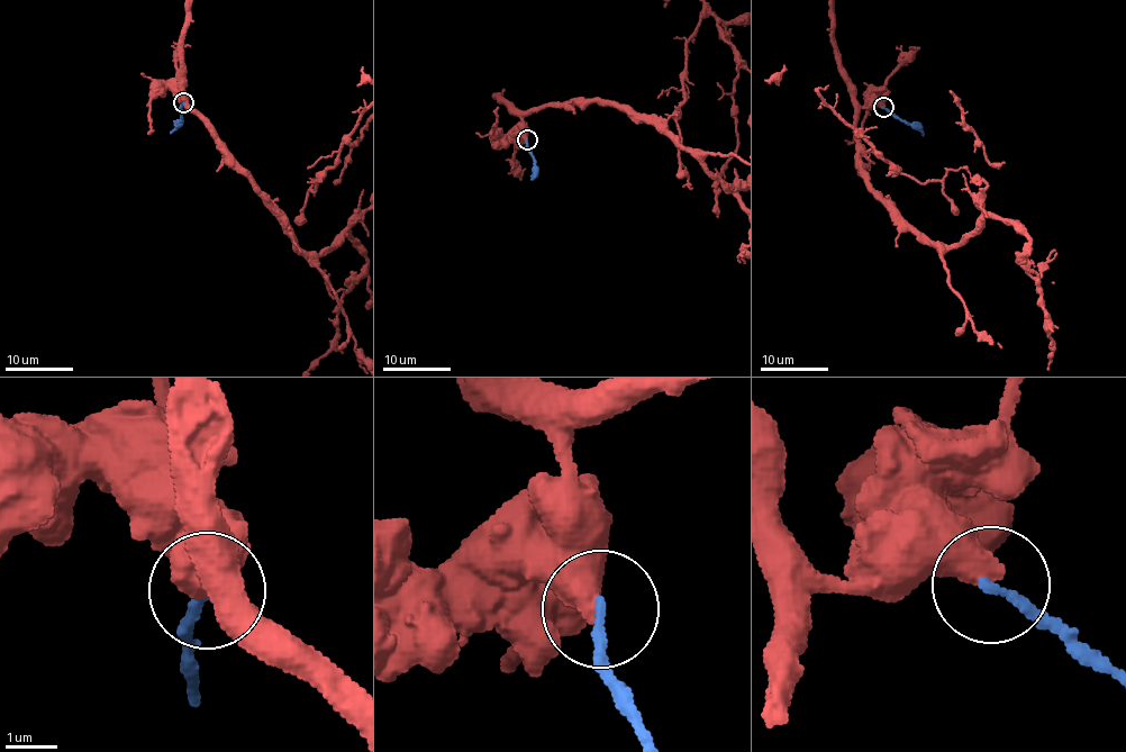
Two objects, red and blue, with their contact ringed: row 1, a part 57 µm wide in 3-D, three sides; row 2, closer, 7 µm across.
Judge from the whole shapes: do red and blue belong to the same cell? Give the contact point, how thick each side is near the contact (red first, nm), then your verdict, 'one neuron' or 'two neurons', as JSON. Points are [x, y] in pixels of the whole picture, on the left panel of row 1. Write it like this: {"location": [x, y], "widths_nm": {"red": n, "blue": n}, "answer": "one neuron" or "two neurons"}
{"location": [183, 102], "widths_nm": {"red": 550, "blue": 200}, "answer": "two neurons"}

